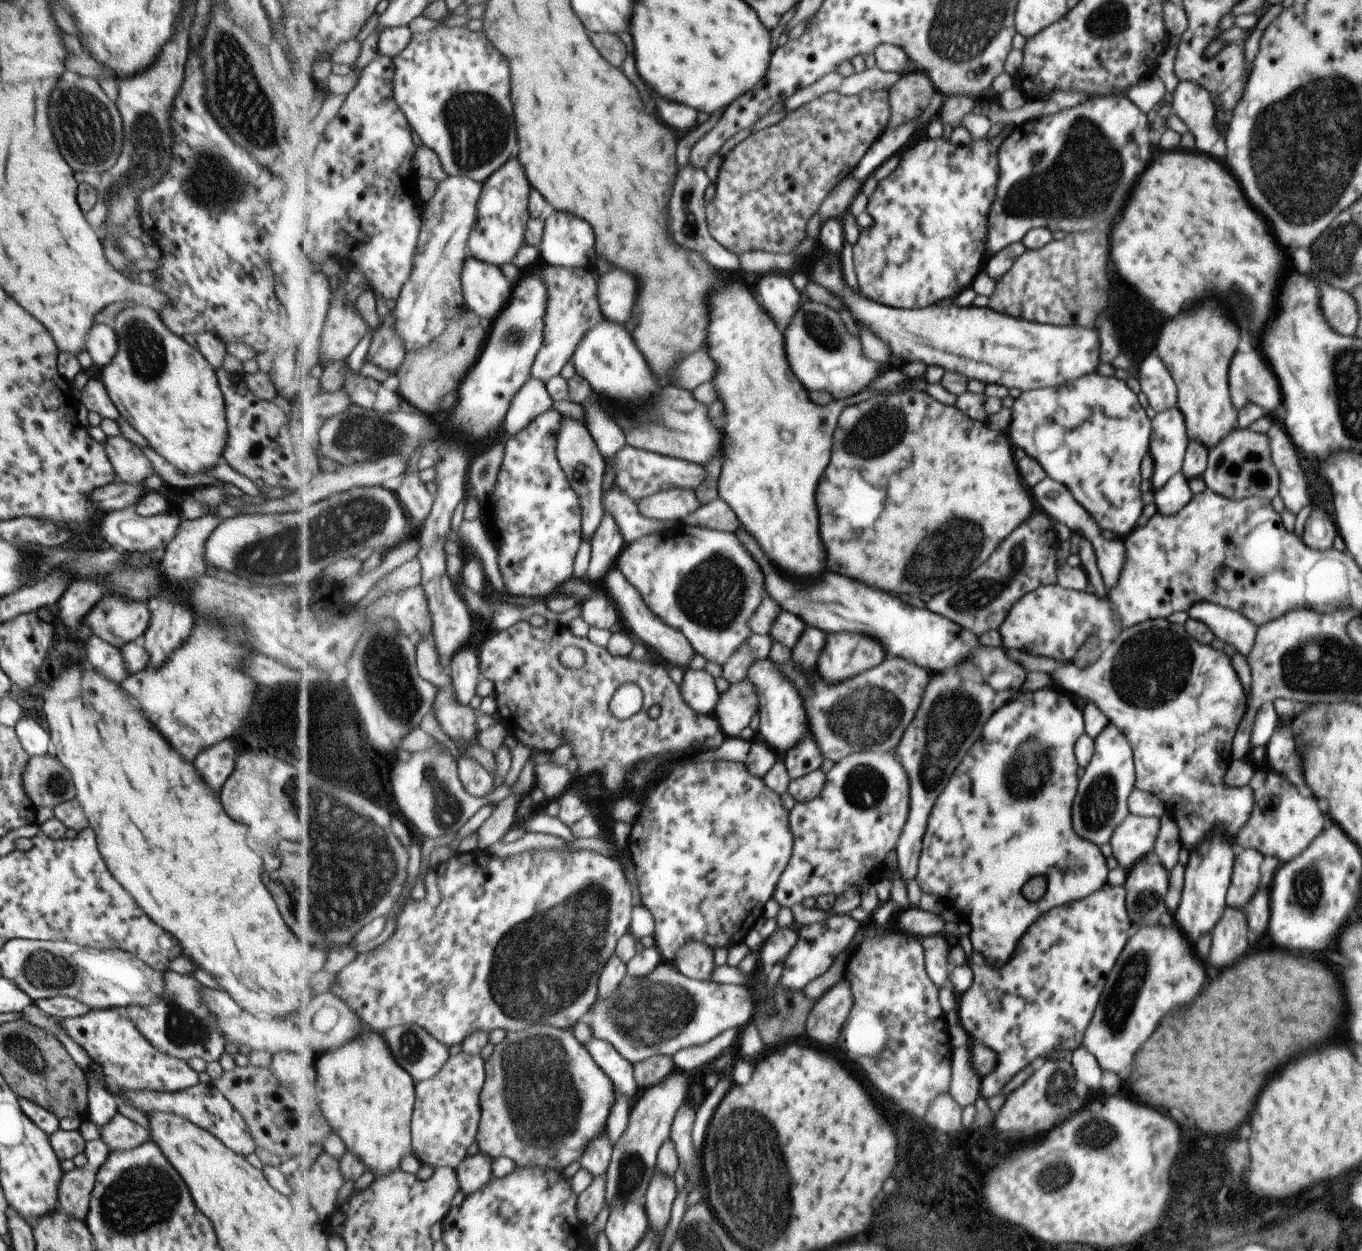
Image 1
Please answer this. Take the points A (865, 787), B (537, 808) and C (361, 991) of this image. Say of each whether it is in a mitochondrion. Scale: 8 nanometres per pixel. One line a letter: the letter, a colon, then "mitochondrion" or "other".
A: mitochondrion
B: other
C: other

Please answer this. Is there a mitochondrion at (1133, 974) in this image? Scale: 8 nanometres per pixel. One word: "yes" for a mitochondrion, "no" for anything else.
yes

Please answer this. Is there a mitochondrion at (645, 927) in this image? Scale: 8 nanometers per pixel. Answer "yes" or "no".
no

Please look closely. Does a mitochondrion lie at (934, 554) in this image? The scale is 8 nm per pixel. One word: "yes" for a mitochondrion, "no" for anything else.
yes

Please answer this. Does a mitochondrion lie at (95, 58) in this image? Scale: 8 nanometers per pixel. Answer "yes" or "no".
no

